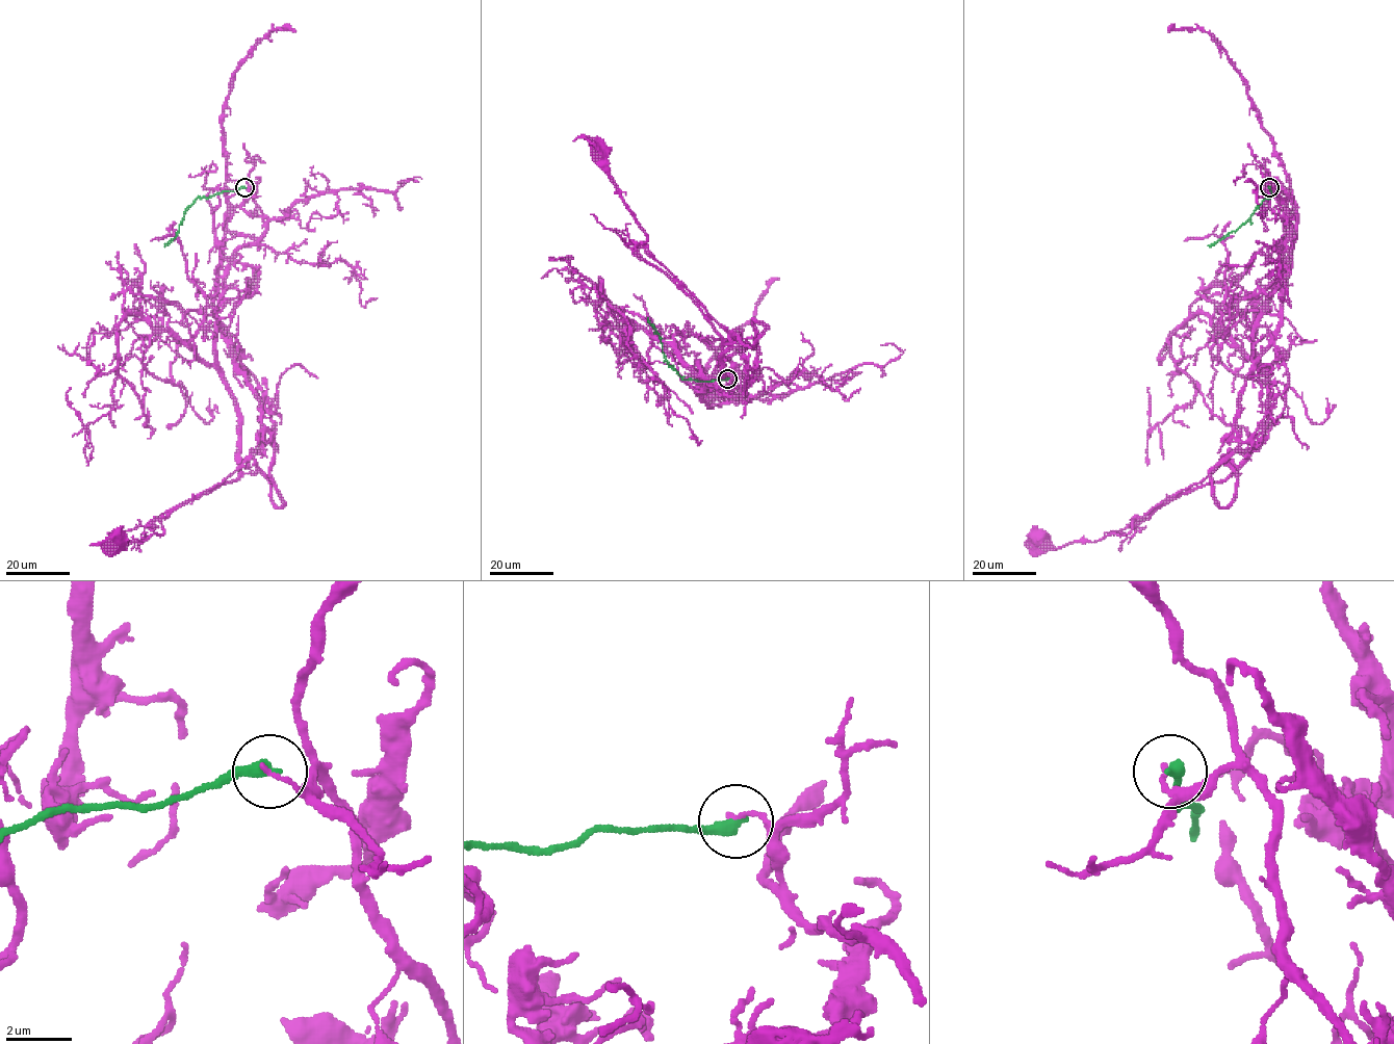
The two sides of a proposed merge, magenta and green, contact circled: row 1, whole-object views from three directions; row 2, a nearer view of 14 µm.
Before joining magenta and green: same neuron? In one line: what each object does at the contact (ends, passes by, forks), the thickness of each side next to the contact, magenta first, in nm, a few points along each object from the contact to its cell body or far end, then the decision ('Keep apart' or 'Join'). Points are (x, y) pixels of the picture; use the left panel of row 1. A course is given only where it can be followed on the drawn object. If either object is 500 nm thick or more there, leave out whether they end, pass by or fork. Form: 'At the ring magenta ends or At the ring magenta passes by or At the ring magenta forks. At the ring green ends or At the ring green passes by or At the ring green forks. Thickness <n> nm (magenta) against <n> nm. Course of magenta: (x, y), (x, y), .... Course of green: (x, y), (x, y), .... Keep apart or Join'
At the ring magenta ends. At the ring green ends. Thickness 140 nm (magenta) against 400 nm. Course of magenta: (243, 187), (264, 231), (236, 253), (216, 331), (239, 476), (153, 520), (161, 534), (114, 539). Course of green: (243, 187), (198, 198), (185, 210), (177, 235), (165, 245). Keep apart

